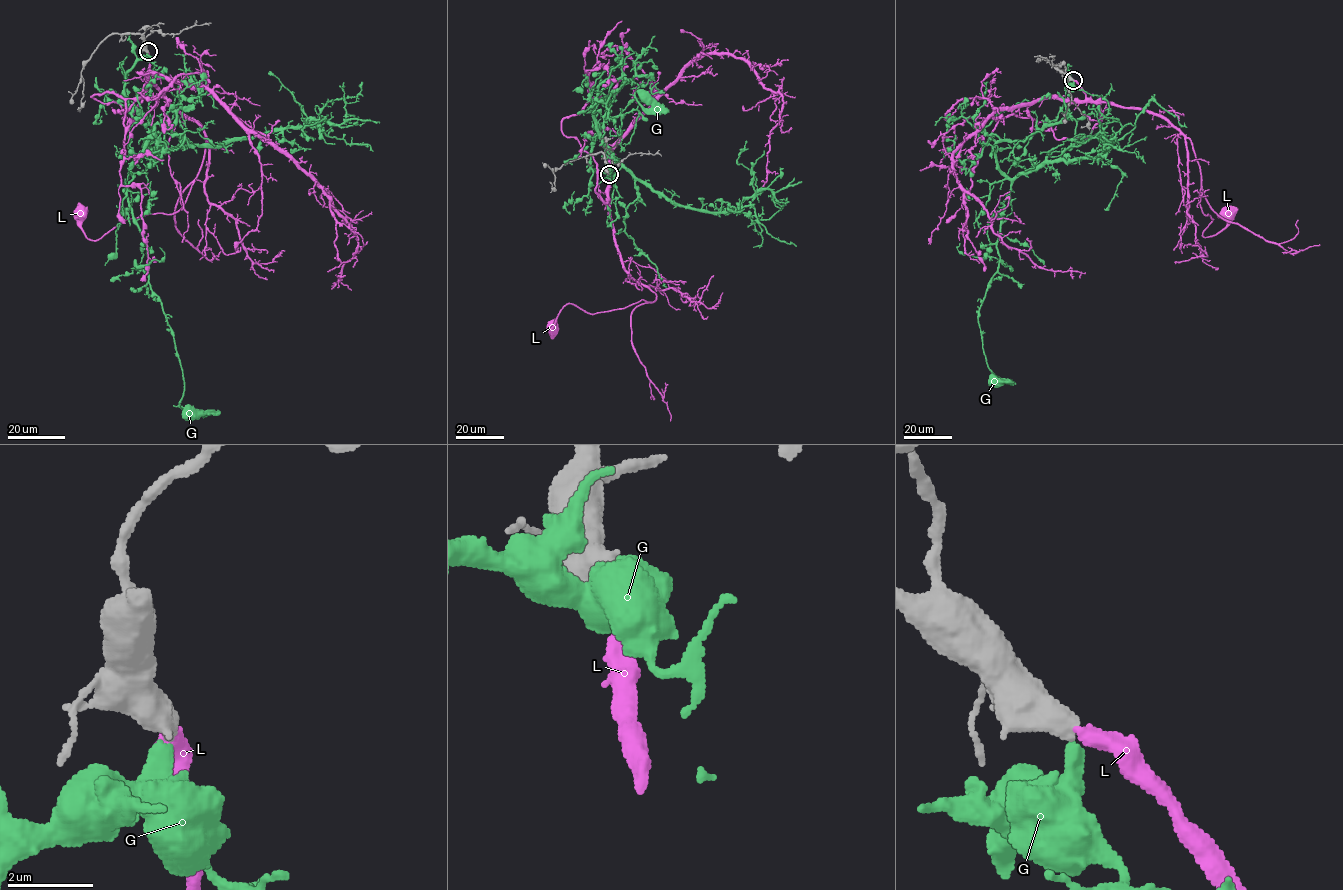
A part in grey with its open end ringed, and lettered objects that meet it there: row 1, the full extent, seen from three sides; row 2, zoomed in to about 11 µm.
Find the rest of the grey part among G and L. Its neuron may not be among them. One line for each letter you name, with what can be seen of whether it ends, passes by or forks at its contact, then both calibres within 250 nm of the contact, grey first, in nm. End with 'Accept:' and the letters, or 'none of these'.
L: it ends; calibres 550 and 360 nm
Accept: L

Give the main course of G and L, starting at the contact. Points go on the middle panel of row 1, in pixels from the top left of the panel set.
G: (608, 174), (588, 169), (612, 94), (590, 107), (630, 79), (650, 108), (645, 96)
L: (609, 174), (609, 214), (622, 267), (656, 298), (590, 314), (568, 303), (553, 330)

